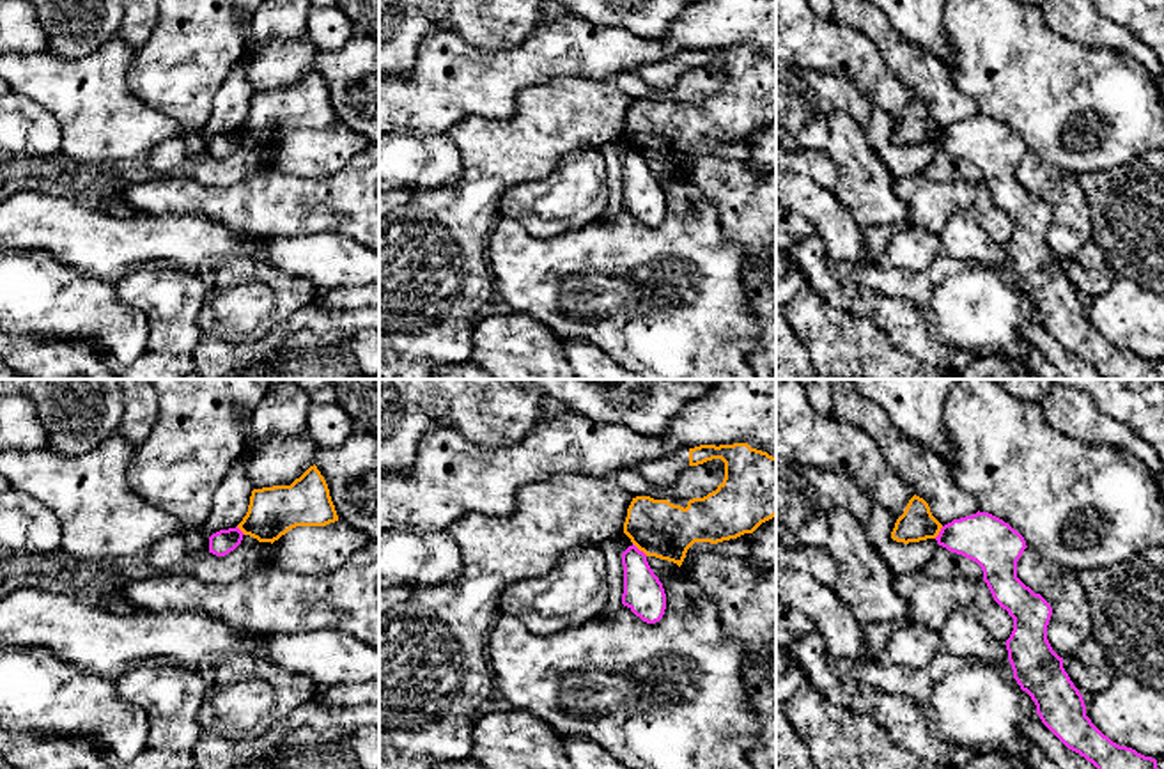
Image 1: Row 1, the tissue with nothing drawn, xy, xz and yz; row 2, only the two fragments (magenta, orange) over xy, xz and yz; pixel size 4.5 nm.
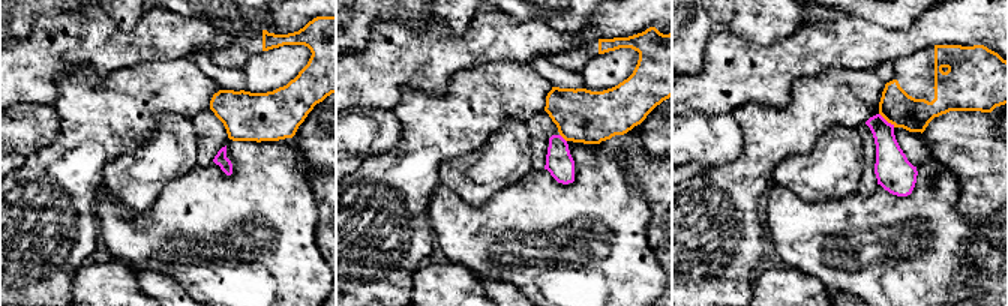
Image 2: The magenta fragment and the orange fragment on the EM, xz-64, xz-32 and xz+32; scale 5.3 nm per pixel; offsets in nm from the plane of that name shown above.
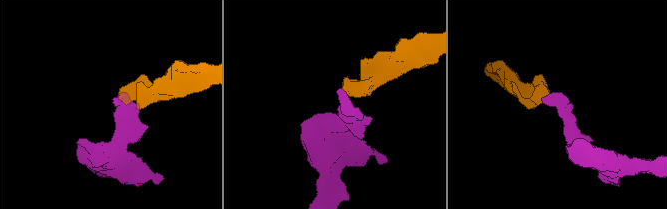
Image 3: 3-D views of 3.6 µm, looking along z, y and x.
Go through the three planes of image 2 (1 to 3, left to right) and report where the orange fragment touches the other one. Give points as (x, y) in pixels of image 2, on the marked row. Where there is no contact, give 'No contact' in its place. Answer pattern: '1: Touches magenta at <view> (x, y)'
1: No contact
2: Touches magenta at xz-32 (563, 138)
3: Touches magenta at xz+32 (885, 120)

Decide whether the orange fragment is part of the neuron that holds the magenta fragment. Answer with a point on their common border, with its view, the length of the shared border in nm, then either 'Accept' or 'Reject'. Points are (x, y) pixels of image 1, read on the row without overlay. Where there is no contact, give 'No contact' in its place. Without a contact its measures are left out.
Touches magenta at xz (638, 153). Shared border 90 nm. Reject

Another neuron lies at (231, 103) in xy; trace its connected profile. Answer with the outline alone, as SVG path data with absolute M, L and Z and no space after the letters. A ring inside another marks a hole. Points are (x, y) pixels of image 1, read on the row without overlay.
M244 51L213 97L213 112L202 129L207 144L220 133L236 131L248 115L253 94L252 83L246 76L248 58L250 53Z

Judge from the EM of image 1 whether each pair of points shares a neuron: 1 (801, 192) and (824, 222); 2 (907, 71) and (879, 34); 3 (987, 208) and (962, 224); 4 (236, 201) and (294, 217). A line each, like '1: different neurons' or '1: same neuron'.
1: same neuron
2: same neuron
3: different neurons
4: same neuron

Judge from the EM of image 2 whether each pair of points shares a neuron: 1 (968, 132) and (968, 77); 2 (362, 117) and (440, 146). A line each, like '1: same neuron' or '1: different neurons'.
1: different neurons
2: different neurons

